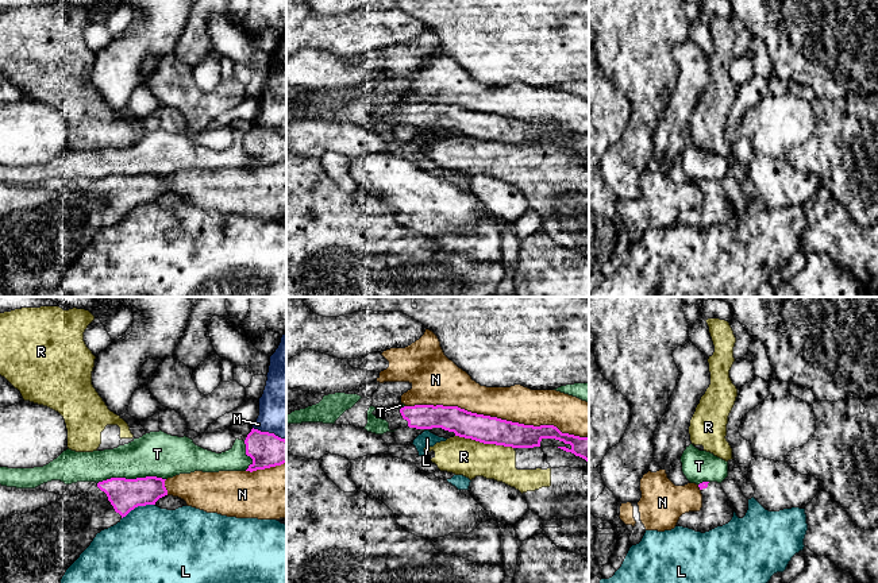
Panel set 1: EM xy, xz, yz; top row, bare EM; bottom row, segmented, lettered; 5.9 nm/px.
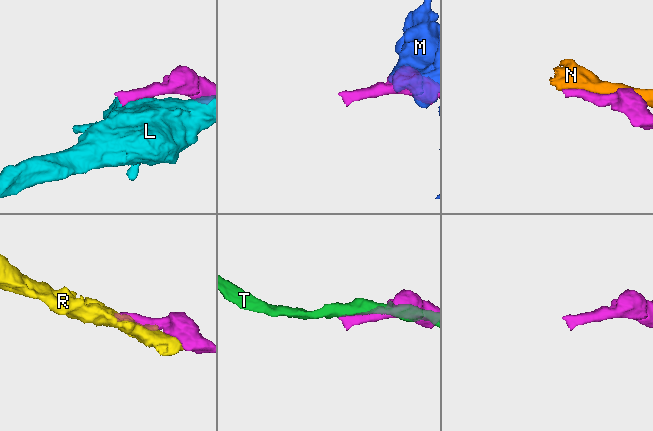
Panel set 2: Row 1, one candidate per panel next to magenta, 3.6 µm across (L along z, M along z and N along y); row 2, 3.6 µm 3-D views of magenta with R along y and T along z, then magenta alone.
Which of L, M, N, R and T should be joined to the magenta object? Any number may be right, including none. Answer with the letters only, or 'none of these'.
none of these

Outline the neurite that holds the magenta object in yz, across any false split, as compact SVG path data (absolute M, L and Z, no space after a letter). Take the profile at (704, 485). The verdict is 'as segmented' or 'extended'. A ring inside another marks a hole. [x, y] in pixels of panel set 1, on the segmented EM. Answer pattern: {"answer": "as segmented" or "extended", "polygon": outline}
{"answer": "extended", "polygon": "M702 482L698 487L702 494L701 510L682 514L675 526L705 533L728 524L733 517L733 509L721 484L717 482Z"}

